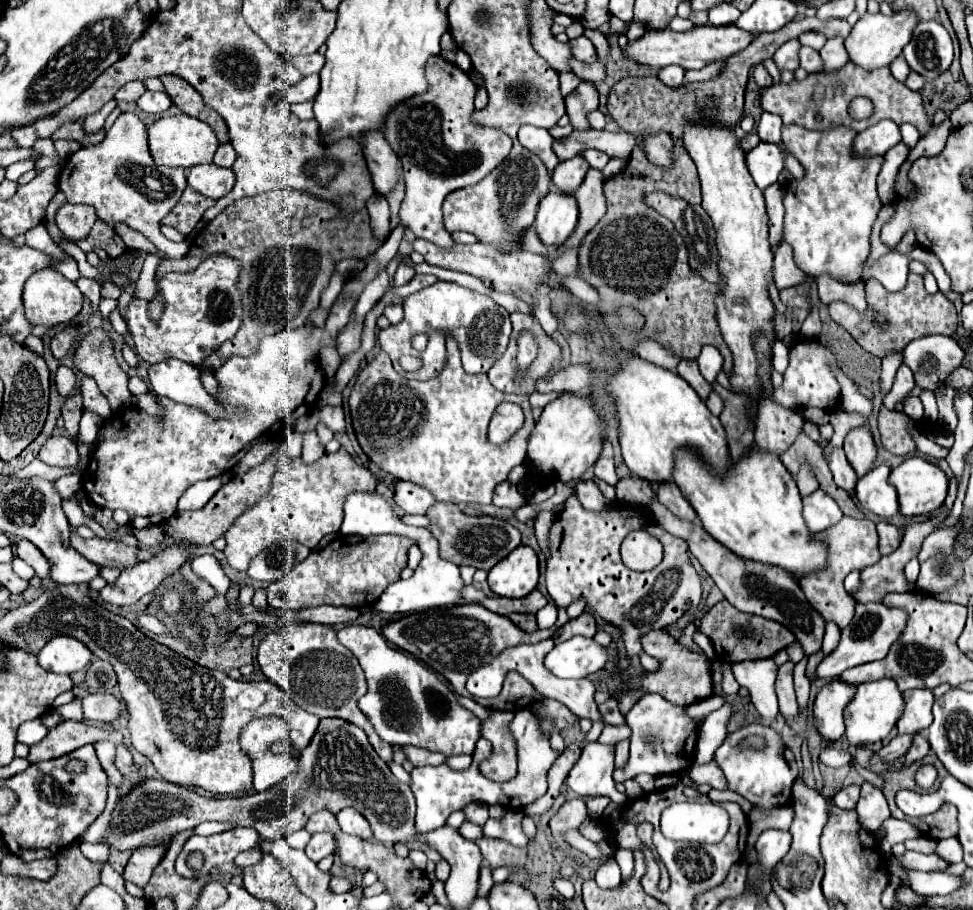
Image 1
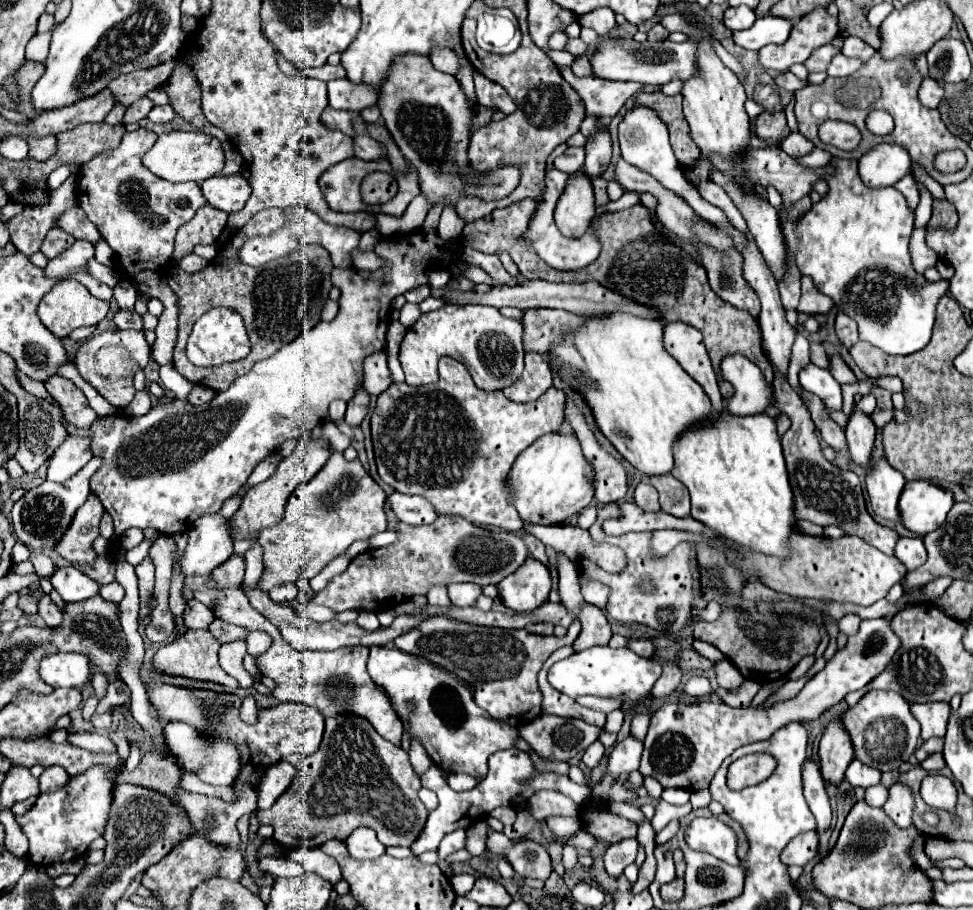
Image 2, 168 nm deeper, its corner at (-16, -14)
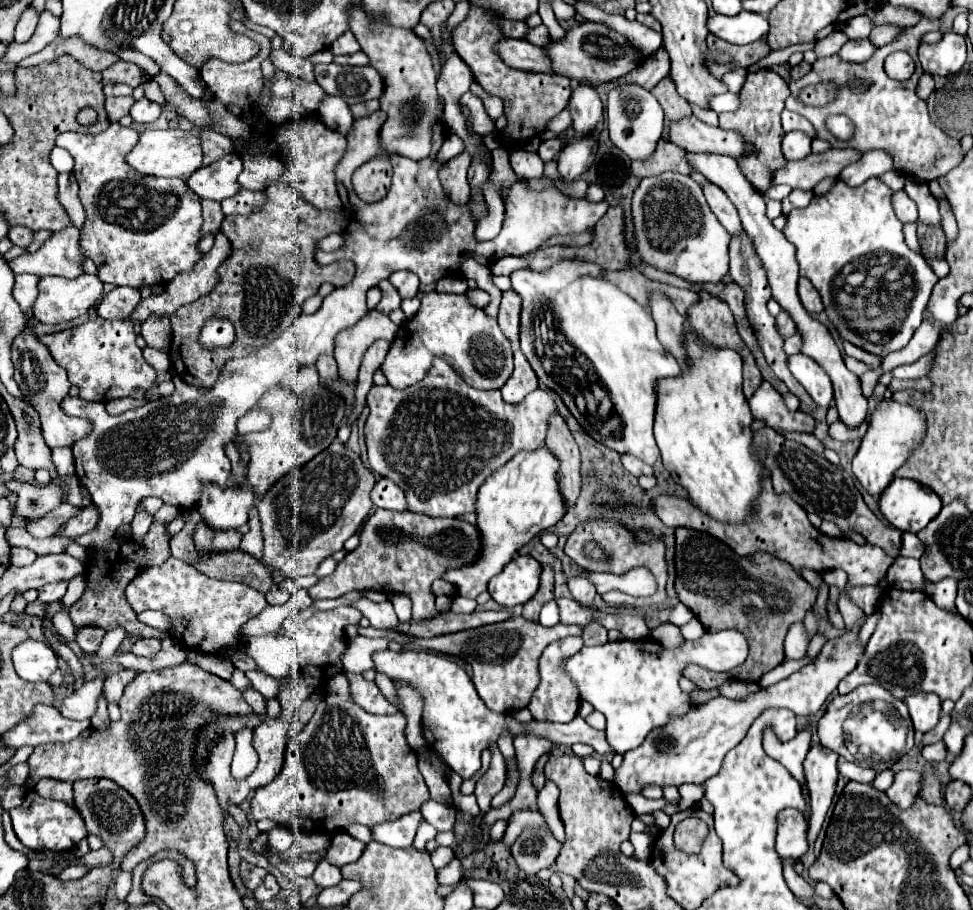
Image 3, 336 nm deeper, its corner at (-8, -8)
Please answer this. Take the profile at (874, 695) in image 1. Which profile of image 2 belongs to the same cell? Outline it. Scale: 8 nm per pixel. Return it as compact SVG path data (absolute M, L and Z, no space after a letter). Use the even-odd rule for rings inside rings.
M868 691L854 707L842 715L842 725L848 731L854 747L854 757L878 771L894 771L917 749L920 725L910 713L910 703L896 691Z

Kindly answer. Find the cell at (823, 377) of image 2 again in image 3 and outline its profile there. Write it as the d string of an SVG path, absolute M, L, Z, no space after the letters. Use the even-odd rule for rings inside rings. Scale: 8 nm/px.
M804 353L790 355L788 367L792 375L798 379L798 383L816 401L816 405L828 409L830 401L834 399L834 389L832 389L832 381L828 373L824 373L824 369L814 359L808 359Z

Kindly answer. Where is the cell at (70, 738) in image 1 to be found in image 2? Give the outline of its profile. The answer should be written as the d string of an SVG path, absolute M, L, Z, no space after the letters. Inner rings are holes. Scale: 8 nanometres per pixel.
M48 767L42 775L40 775L40 789L44 793L48 791L58 791L62 787L66 787L70 781L70 775L62 769L62 767Z

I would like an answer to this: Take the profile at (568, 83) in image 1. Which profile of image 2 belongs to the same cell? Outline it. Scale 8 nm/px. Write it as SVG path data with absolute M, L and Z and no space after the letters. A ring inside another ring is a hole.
M584 55L584 57L574 57L574 63L572 63L574 75L578 75L578 77L590 77L592 73L588 71L588 67L590 67L588 55Z

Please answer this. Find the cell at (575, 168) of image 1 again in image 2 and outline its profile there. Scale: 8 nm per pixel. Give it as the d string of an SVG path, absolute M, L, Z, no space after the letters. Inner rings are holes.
M602 121L604 125L596 131L596 135L590 135L586 139L586 163L584 163L584 173L588 177L600 177L604 173L604 169L610 163L610 155L612 155L612 139L608 133L608 121Z

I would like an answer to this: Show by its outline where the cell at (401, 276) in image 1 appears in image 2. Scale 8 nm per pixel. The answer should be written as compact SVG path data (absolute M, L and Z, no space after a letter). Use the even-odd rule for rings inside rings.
M420 285L420 287L410 289L410 291L404 293L404 297L406 297L408 303L422 303L428 295L430 295L430 287L428 285Z

